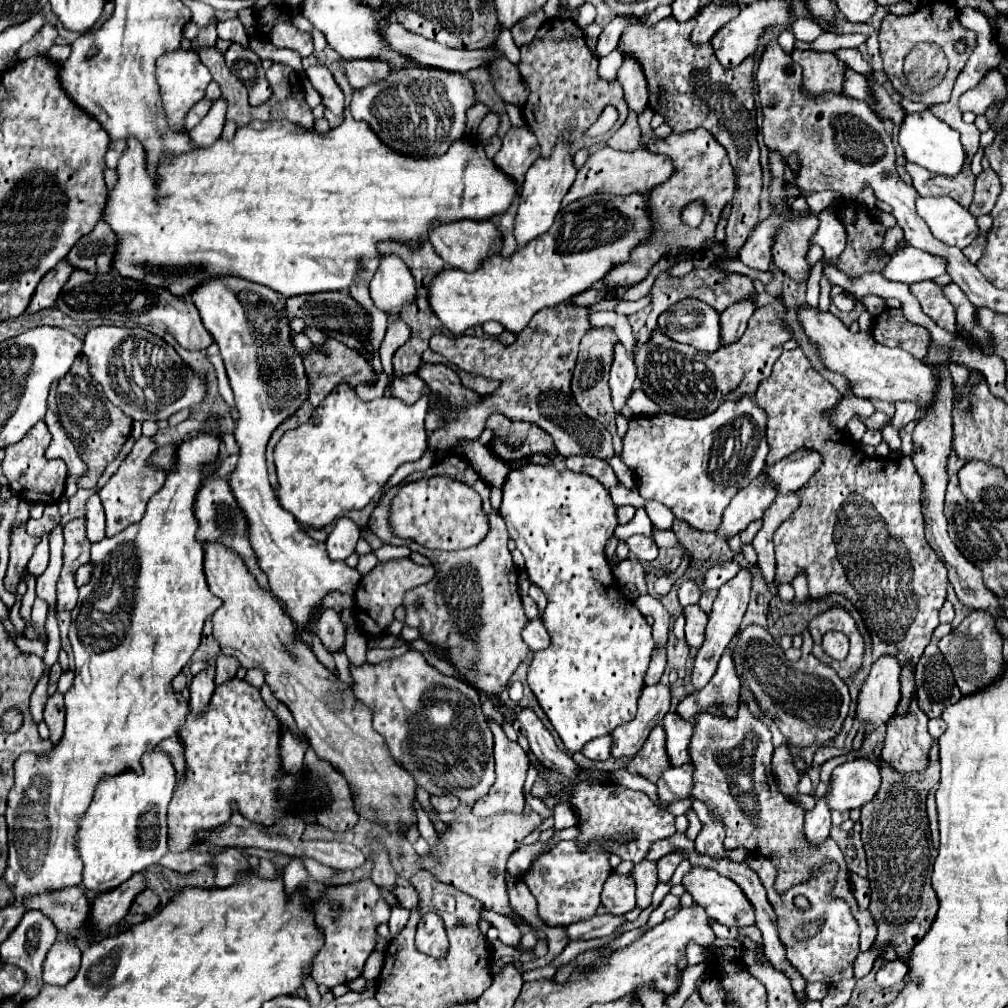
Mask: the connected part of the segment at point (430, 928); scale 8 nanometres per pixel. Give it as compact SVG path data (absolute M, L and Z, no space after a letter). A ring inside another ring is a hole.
M427 914L419 920L417 924L417 934L415 934L415 946L421 954L441 958L449 950L449 940L443 928L443 922L439 920L437 914Z

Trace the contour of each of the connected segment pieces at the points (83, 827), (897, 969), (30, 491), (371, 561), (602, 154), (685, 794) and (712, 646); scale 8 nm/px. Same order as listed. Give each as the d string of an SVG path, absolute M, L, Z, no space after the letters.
M167 754L143 756L143 774L123 772L103 780L91 806L79 820L75 848L83 862L83 886L95 894L115 890L133 874L157 864L167 852L167 804L175 786L175 768Z
M893 960L893 962L883 962L883 966L877 970L877 982L879 986L893 986L903 982L907 974L907 964L903 964L901 960Z
M37 422L31 432L19 442L7 448L3 460L3 472L9 480L9 488L19 494L21 500L27 502L43 502L43 504L57 504L65 492L65 462L63 460L47 460L45 450L51 442L51 434L45 422Z
M369 552L369 554L365 554L365 556L359 558L357 570L361 572L361 576L365 576L365 574L369 574L369 572L375 568L375 564L377 564L377 558L375 558L373 552Z
M605 146L605 148L593 150L589 154L587 162L577 172L573 186L569 188L567 196L563 198L561 208L567 208L571 202L587 198L595 192L605 192L605 194L613 194L613 196L627 196L633 192L643 194L643 192L649 192L653 186L663 184L671 176L671 172L673 172L673 164L663 154L651 154L643 148L633 150L633 152L621 152L621 150L613 150L613 148Z
M685 764L683 768L669 768L661 774L657 780L657 796L667 802L677 802L689 798L691 792L691 764Z
M739 570L735 578L731 578L717 594L715 598L715 604L713 604L713 610L709 614L709 624L707 624L707 630L705 630L705 642L703 646L699 648L697 656L695 656L695 666L693 666L693 672L691 672L691 684L695 690L701 690L709 680L711 676L715 674L717 670L717 664L719 664L719 658L723 654L723 650L729 646L729 642L735 638L735 634L739 632L741 628L741 620L743 620L743 612L747 610L747 600L749 600L749 590L751 590L751 574L747 570Z

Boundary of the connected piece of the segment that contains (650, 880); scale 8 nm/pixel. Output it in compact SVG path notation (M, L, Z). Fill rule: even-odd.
M649 860L635 864L633 878L637 884L637 908L645 910L647 906L651 906L651 896L653 896L657 882L659 882L657 880L657 864L649 862Z

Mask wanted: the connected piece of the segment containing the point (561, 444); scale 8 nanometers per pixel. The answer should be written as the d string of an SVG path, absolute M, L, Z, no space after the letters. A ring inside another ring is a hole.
M563 302L557 304L555 308L543 308L543 312L537 312L531 324L519 334L519 338L511 346L503 346L501 342L491 338L487 340L475 336L451 338L445 334L435 334L431 338L435 352L445 356L459 370L487 378L497 378L501 380L501 384L493 394L483 396L475 404L467 406L465 412L442 417L445 426L437 428L437 434L429 436L428 450L447 451L447 448L455 446L463 438L479 438L487 418L499 412L509 420L537 424L553 438L561 456L573 454L597 458L615 456L611 434L607 432L607 428L591 420L589 416L583 418L583 412L577 406L571 392L571 378L579 352L579 340L589 328L591 326L587 320L587 308Z

